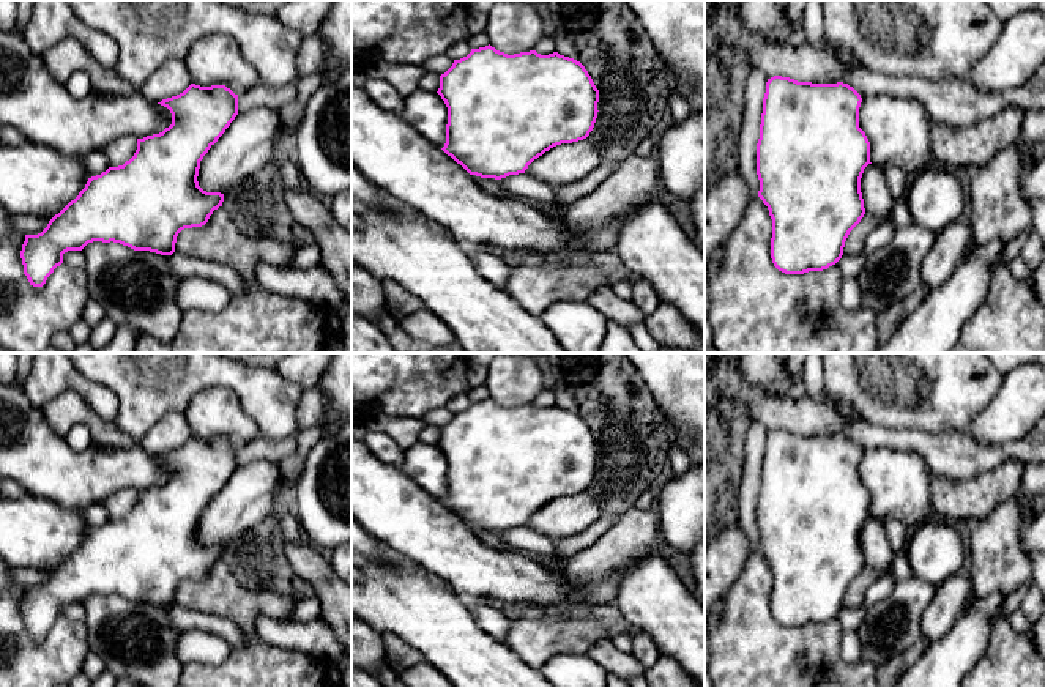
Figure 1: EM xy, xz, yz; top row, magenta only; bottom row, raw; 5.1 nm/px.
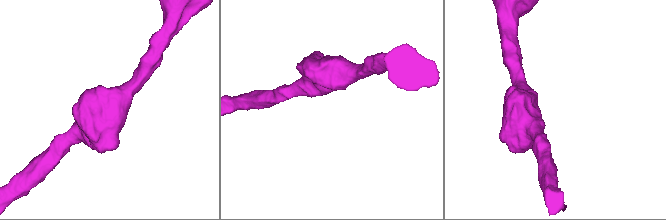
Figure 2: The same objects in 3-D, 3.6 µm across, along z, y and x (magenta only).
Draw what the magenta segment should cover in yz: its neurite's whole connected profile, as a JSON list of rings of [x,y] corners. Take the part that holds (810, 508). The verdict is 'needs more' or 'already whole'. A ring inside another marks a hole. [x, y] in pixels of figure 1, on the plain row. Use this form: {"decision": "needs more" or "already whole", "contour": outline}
{"decision": "needs more", "contour": [[[774,429],[766,435],[760,492],[757,496],[758,550],[772,572],[771,611],[785,627],[823,624],[835,618],[850,585],[865,567],[891,572],[895,559],[883,522],[870,515],[870,495],[859,481],[862,451],[848,436],[812,436]]]}

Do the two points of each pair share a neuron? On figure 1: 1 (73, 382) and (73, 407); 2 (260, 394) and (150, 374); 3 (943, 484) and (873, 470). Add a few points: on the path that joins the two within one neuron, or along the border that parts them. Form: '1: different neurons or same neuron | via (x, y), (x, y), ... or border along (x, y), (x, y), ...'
1: different neurons | border along (41, 407), (65, 391), (74, 391), (100, 416)
2: same neuron | via (234, 375), (177, 374)
3: different neurons | border along (933, 475), (930, 514)

